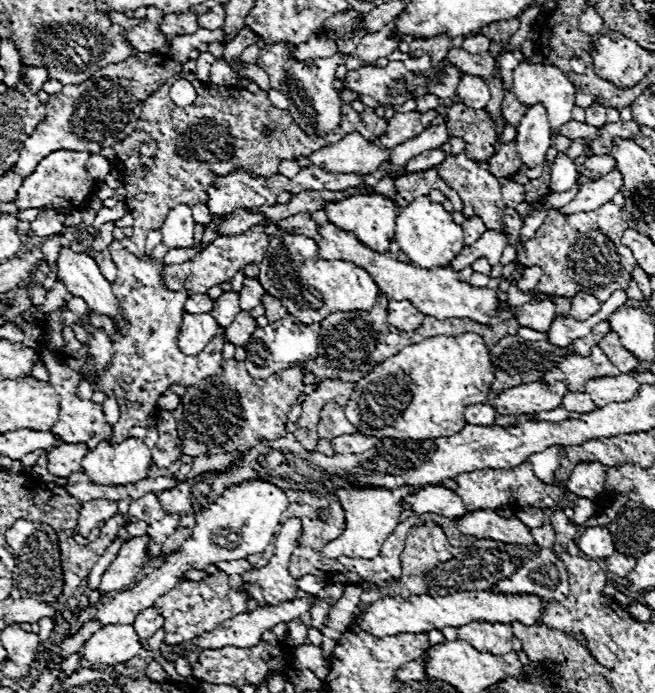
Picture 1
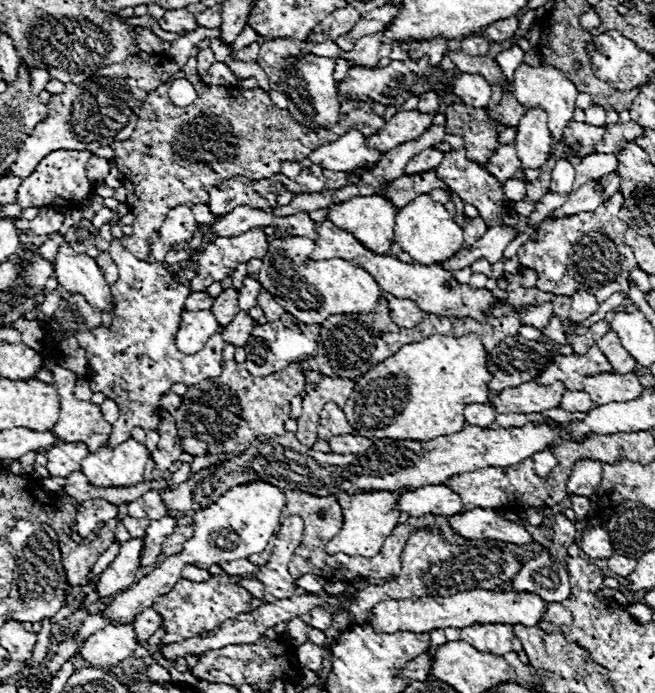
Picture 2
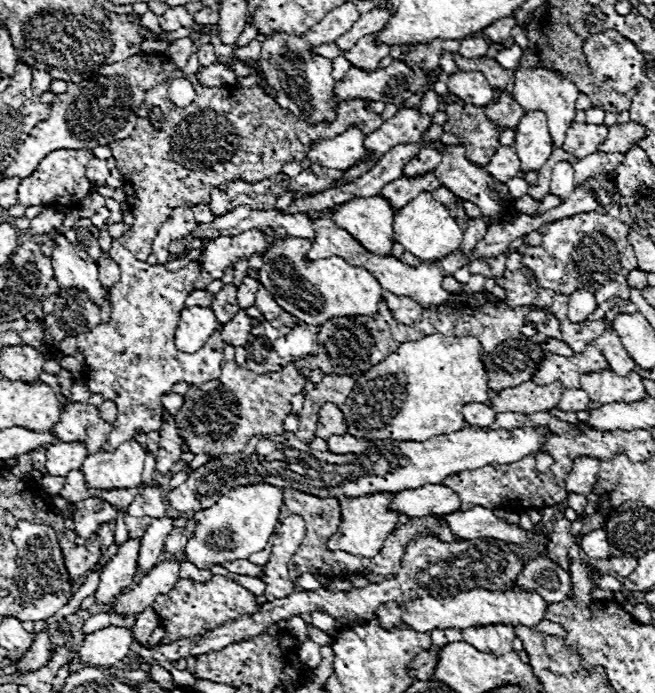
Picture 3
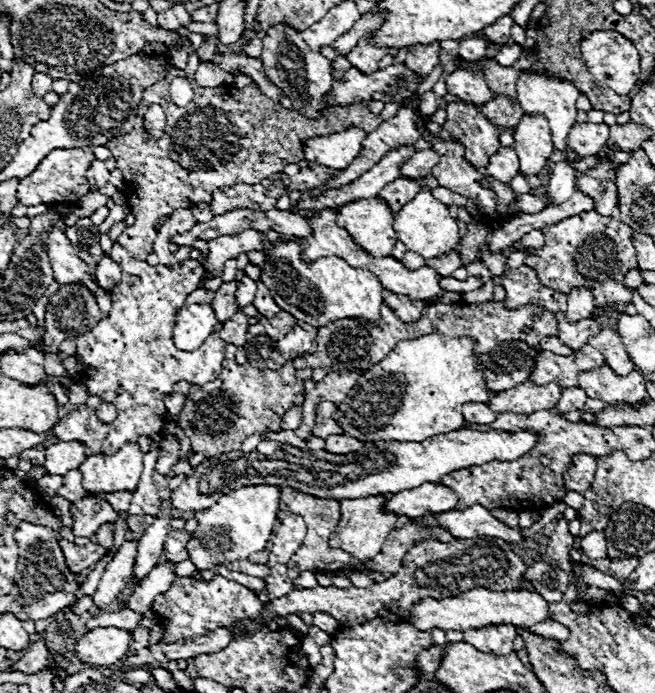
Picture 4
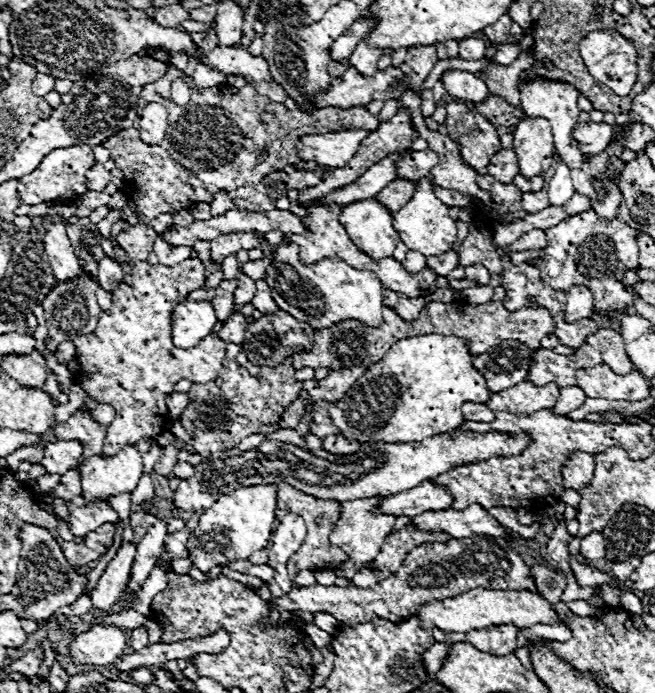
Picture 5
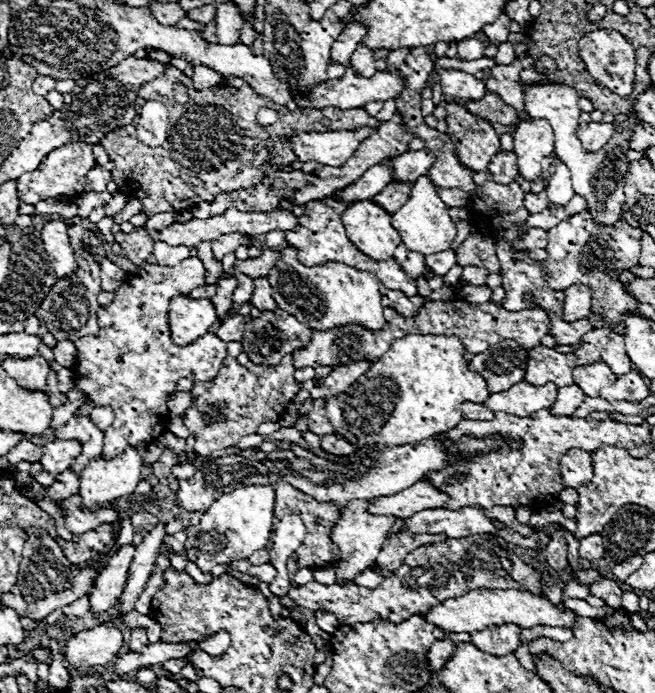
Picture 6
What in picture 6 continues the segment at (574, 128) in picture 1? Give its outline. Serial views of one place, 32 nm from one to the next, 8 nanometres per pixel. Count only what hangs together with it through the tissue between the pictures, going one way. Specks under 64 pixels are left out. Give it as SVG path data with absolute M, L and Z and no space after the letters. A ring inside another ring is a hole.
M588 122L588 124L580 124L576 130L578 140L582 142L584 150L590 152L598 152L600 148L604 148L610 140L614 132L614 124L606 124L606 122Z

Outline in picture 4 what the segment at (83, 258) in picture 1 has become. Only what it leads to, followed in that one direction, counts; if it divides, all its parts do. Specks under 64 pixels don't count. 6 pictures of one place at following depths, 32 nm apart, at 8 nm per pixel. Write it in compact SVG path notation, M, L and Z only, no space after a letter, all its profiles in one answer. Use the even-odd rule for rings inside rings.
M52 228L48 234L48 258L54 270L54 278L60 286L84 284L96 296L100 284L96 280L96 268L88 266L76 256L74 246L68 242L62 228Z

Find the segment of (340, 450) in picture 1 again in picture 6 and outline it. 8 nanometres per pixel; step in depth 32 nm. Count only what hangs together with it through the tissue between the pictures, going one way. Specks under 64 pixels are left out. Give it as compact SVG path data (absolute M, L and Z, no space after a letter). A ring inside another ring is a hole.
M328 434L328 436L322 436L322 442L320 442L320 448L328 454L336 454L336 456L344 456L344 454L352 454L358 450L356 444L350 444L346 442L342 436L338 434Z

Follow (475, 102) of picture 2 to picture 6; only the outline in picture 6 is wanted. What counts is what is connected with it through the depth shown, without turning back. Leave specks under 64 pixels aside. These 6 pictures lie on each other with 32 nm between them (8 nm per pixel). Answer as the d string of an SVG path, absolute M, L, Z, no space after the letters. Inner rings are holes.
M440 70L436 74L436 82L442 86L444 94L460 100L480 100L486 96L486 86L476 76L462 70Z

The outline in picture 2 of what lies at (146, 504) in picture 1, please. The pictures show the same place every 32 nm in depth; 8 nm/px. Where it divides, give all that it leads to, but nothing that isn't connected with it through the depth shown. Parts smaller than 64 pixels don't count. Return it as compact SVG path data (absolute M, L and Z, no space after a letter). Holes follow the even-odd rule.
M146 492L144 496L136 498L130 506L128 506L128 516L132 518L148 518L148 520L160 520L166 516L166 508L160 500L160 494L154 492Z

